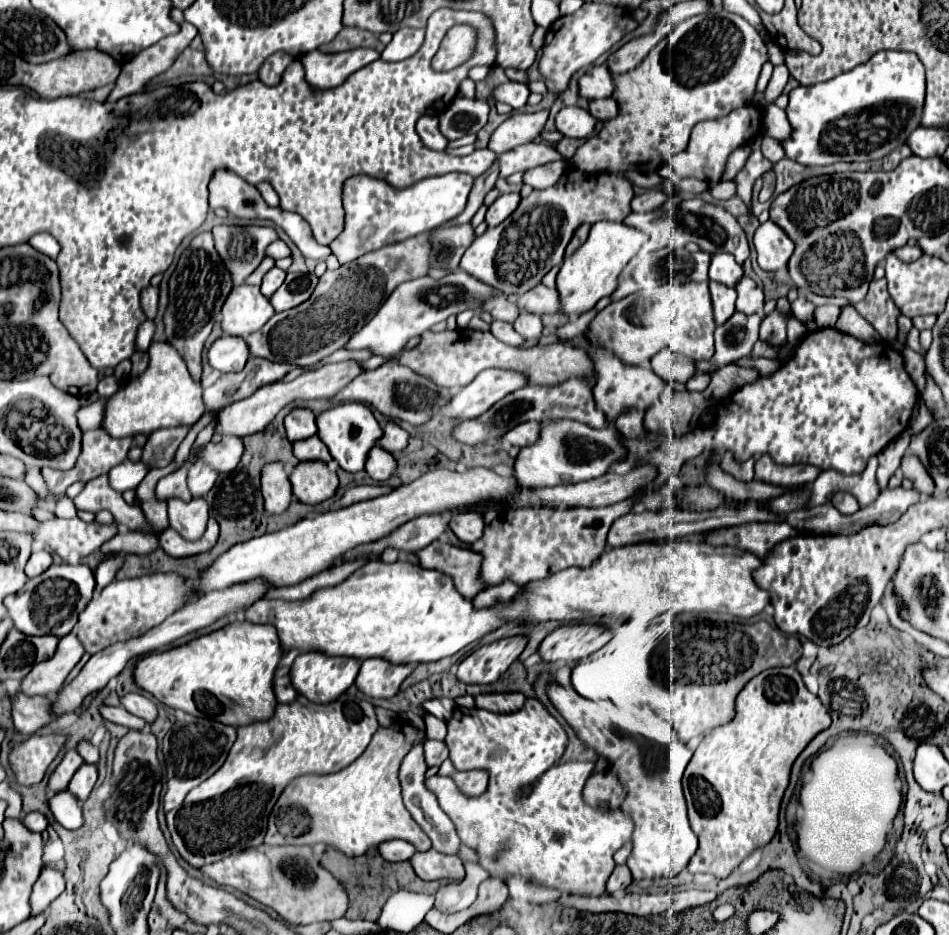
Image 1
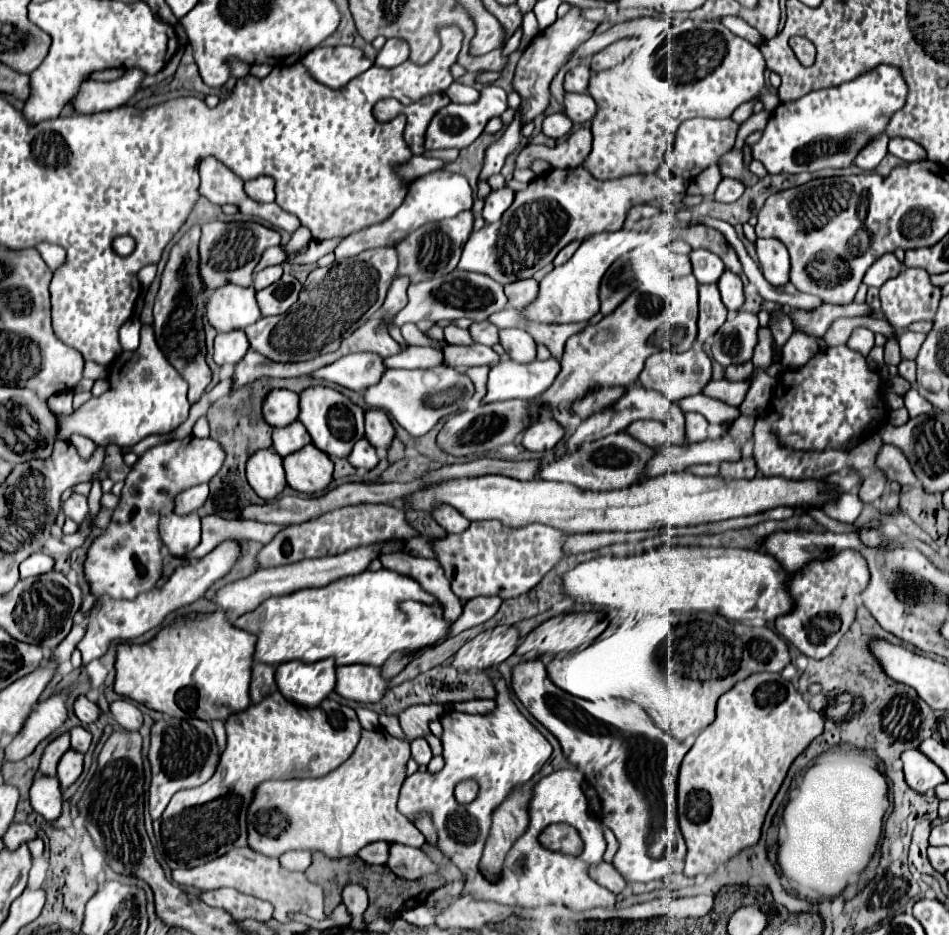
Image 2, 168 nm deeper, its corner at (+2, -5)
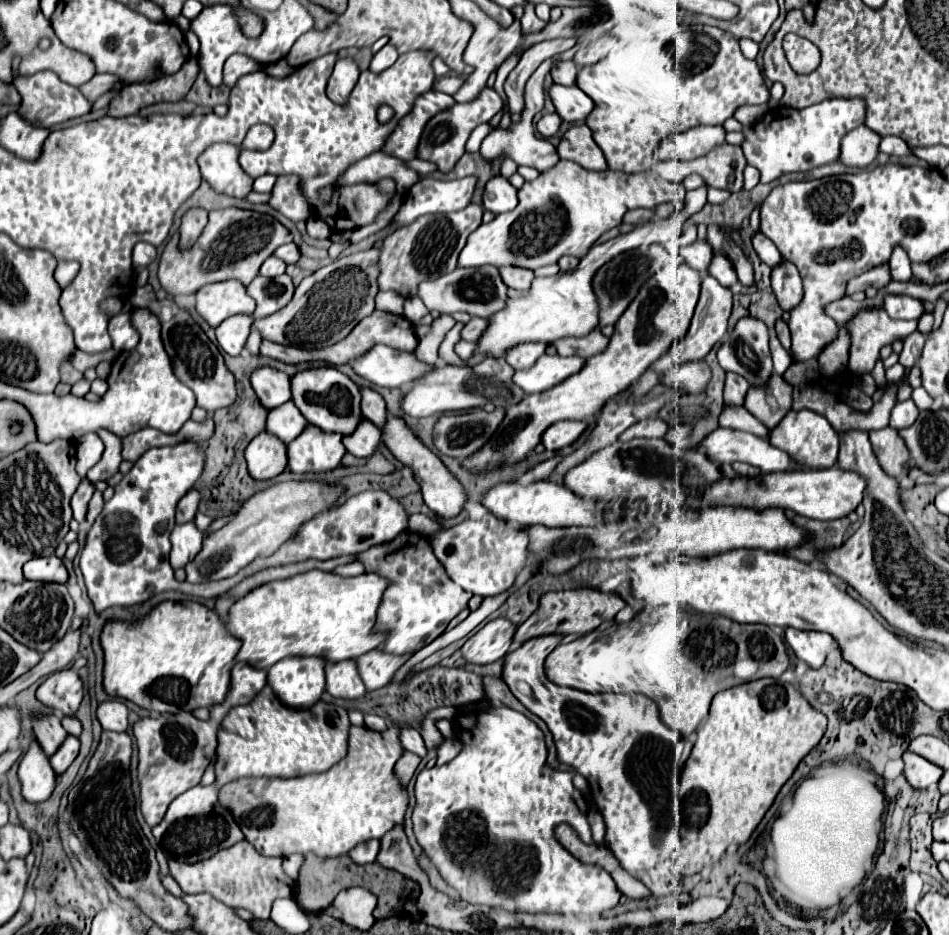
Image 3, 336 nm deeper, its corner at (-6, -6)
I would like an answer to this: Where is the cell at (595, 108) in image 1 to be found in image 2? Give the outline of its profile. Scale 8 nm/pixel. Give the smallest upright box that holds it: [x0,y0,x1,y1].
[564,93,598,123]

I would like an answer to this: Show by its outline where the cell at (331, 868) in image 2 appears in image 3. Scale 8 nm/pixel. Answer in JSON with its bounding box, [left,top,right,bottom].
[296,854,418,918]

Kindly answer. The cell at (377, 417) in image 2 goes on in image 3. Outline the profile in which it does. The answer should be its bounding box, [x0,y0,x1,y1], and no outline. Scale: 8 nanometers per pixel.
[360,386,386,428]

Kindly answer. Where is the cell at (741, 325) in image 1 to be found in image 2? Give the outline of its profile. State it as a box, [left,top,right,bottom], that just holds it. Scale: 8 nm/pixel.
[712,311,758,367]

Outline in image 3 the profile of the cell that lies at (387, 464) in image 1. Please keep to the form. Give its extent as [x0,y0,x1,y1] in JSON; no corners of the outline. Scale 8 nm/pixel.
[344,418,380,458]

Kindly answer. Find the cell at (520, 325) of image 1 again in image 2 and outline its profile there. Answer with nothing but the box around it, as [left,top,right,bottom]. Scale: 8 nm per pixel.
[500,329,536,363]

